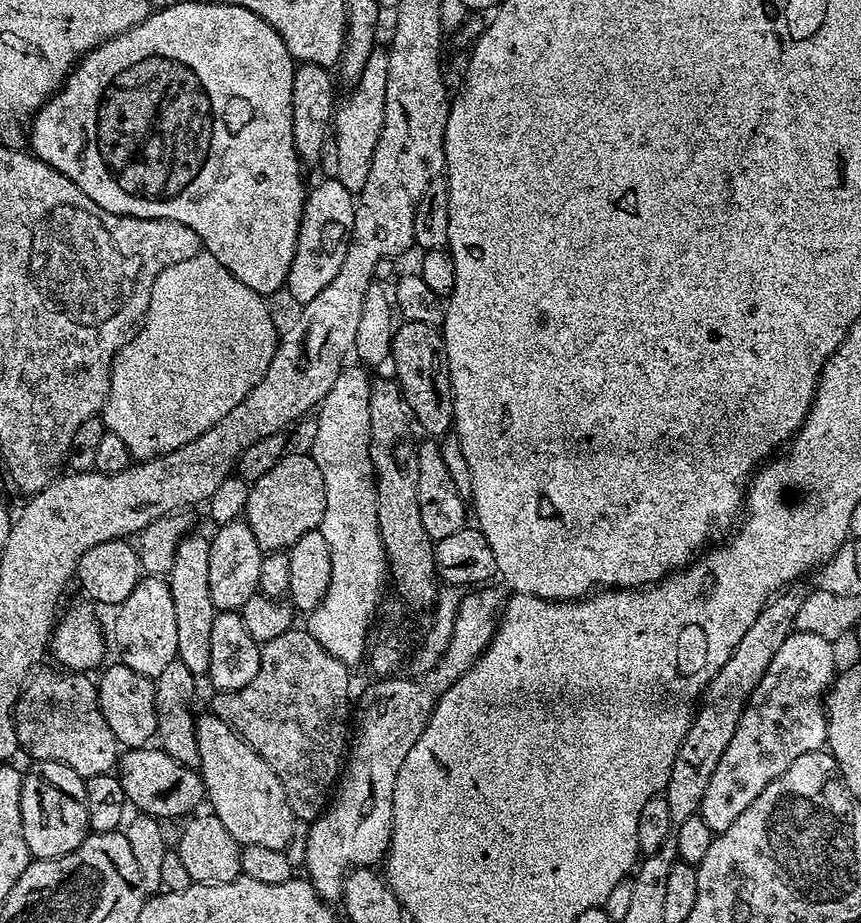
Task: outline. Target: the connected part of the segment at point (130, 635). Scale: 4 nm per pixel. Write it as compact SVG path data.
M145 575L130 590L130 598L126 598L115 609L116 621L110 628L110 636L116 639L116 648L120 651L119 663L130 666L130 670L138 670L138 674L155 678L177 660L178 621L174 614L174 594L172 585L165 577Z

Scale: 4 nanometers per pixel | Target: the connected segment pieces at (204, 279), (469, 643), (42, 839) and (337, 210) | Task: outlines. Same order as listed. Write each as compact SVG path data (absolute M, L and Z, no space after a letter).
M202 250L194 258L166 266L158 274L158 282L154 282L140 333L112 363L110 394L102 413L105 429L118 434L134 458L151 458L165 456L186 446L186 442L194 442L214 422L222 422L262 382L270 358L276 353L278 328L276 332L276 324L264 304L267 304L265 297L234 278L209 252Z
M480 586L469 596L463 595L460 599L460 605L456 611L456 621L454 622L454 630L452 631L452 640L448 644L448 649L440 656L435 657L432 669L429 670L428 676L424 676L421 680L392 680L396 678L376 678L376 681L365 690L360 696L360 701L354 704L354 731L350 736L350 751L347 753L346 759L342 765L342 775L330 797L330 803L324 809L324 813L318 819L309 823L309 841L306 842L307 858L305 862L307 879L311 880L314 890L319 894L321 900L325 902L339 901L344 894L344 883L348 877L348 873L354 868L363 868L365 866L376 866L381 863L388 855L388 847L392 841L392 819L394 818L394 782L398 778L398 770L402 770L402 762L406 762L406 754L410 754L410 750L414 746L414 742L418 742L418 738L422 738L422 730L426 730L426 726L430 722L430 714L434 710L434 706L440 701L440 696L446 694L446 690L454 681L470 671L478 662L478 658L484 655L485 650L490 646L490 642L496 636L496 625L499 621L501 612L504 611L506 603L506 592L503 587L492 588L493 586Z
M37 760L31 765L29 772L23 773L22 782L22 834L26 838L26 846L37 860L49 860L65 856L74 851L84 837L89 835L88 819L86 818L86 786L85 777L70 770L68 764L53 760Z
M324 178L321 181L321 184L316 184L313 188L311 185L304 197L304 216L300 219L294 262L288 271L286 292L300 306L309 304L320 291L330 286L330 282L334 282L334 274L342 270L342 258L346 258L354 230L354 194L338 179Z

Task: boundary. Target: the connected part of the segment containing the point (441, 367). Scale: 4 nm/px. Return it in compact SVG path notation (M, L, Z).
M404 320L392 336L390 364L391 367L396 367L394 379L400 386L400 393L403 394L419 431L429 432L432 435L429 437L432 438L443 437L454 424L452 383L443 335L431 324Z

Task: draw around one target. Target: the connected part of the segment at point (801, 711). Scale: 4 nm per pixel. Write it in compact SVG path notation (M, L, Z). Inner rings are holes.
M793 632L778 646L778 654L770 658L766 674L750 694L738 730L730 738L730 746L722 750L718 768L710 777L710 786L702 794L698 815L713 834L730 830L734 822L802 754L819 752L828 743L826 693L837 675L833 641L809 632Z

